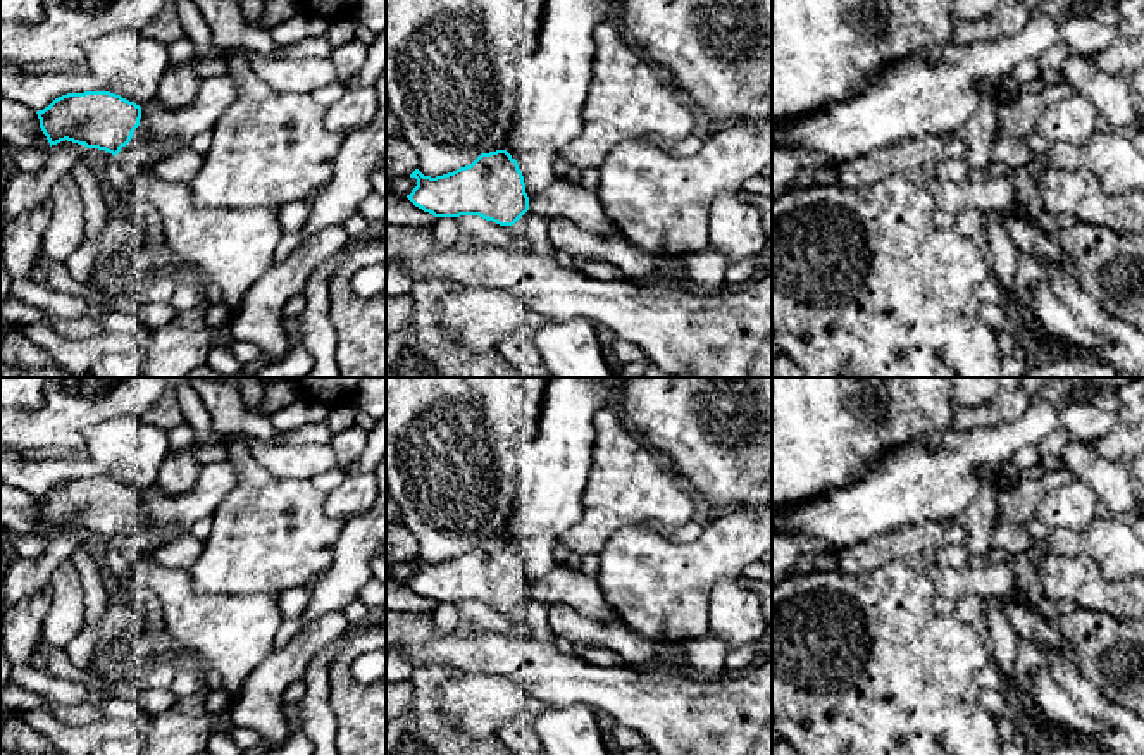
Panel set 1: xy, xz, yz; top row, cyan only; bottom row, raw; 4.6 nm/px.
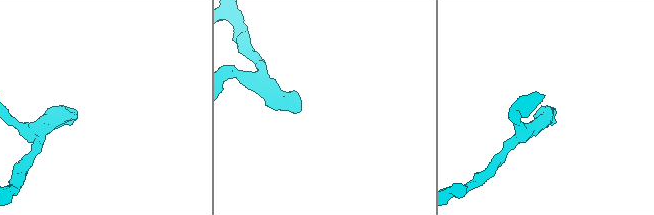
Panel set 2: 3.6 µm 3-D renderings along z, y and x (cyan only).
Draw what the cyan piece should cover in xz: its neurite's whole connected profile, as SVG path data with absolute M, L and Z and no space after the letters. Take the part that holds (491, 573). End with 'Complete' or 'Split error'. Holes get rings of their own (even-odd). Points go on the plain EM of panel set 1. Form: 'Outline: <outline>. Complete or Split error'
Outline: M507 536L481 540L470 552L443 562L424 562L415 555L417 572L407 584L434 603L479 602L500 612L513 612L527 596L546 603L565 603L582 617L619 627L594 577L556 565L544 577L527 583L517 546Z. Split error

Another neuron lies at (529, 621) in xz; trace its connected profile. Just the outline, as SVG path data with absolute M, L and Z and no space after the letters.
M527 596L513 612L500 612L479 602L460 602L458 624L460 636L498 633L522 640L553 645L555 634L548 624L548 605Z

